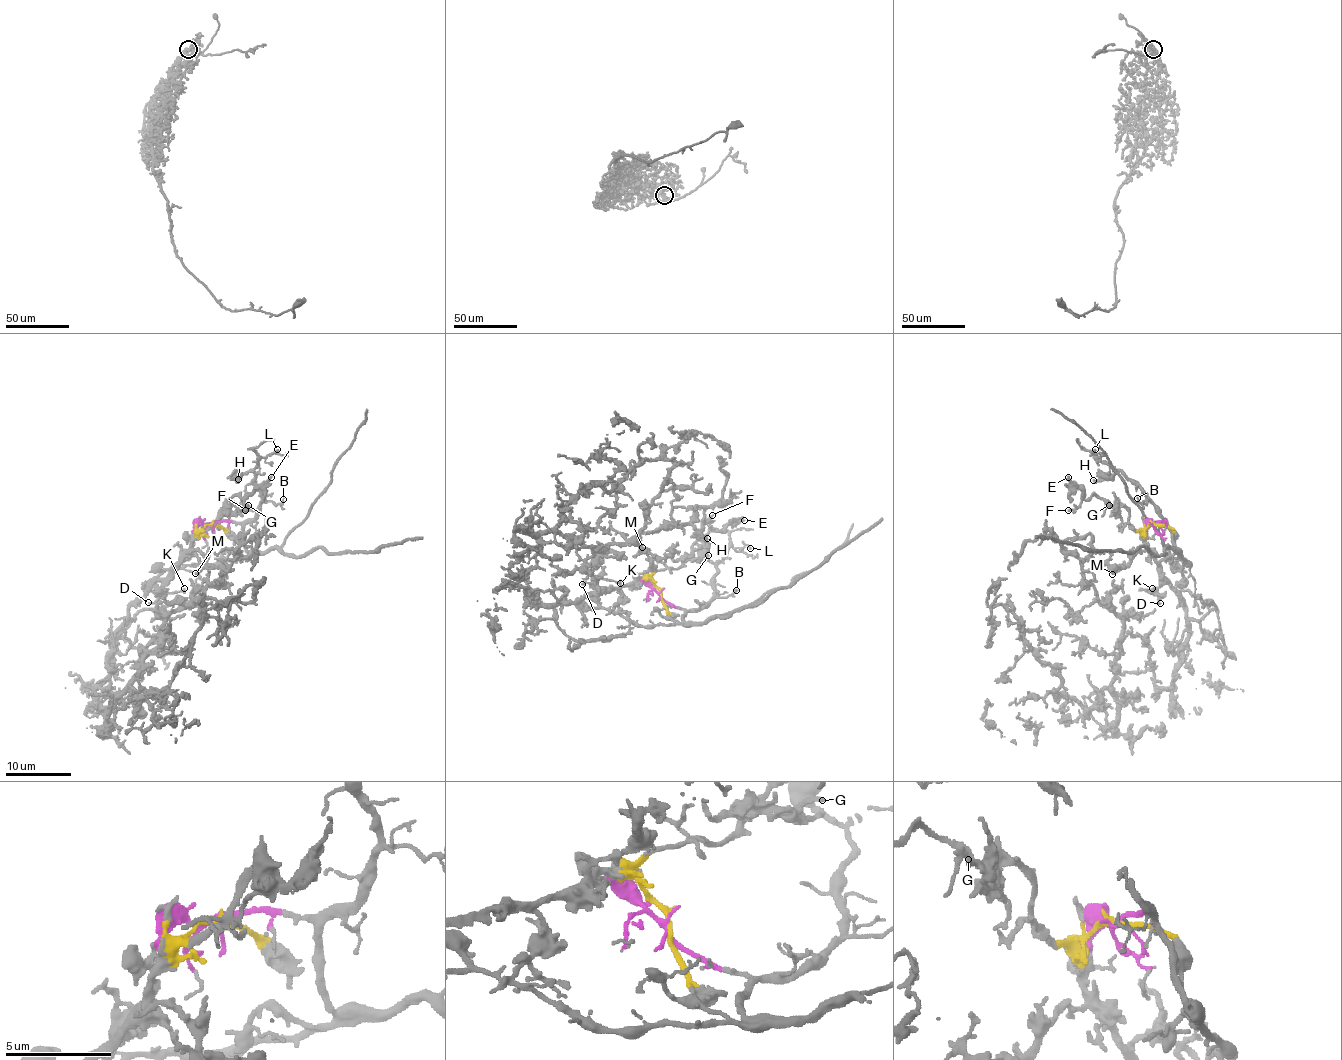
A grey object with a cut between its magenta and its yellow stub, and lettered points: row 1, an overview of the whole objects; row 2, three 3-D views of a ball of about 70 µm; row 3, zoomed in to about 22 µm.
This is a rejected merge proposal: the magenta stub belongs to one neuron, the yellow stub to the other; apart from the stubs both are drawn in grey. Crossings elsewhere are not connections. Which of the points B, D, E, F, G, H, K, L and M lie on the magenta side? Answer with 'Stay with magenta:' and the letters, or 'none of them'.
Stay with magenta: B, H, L

